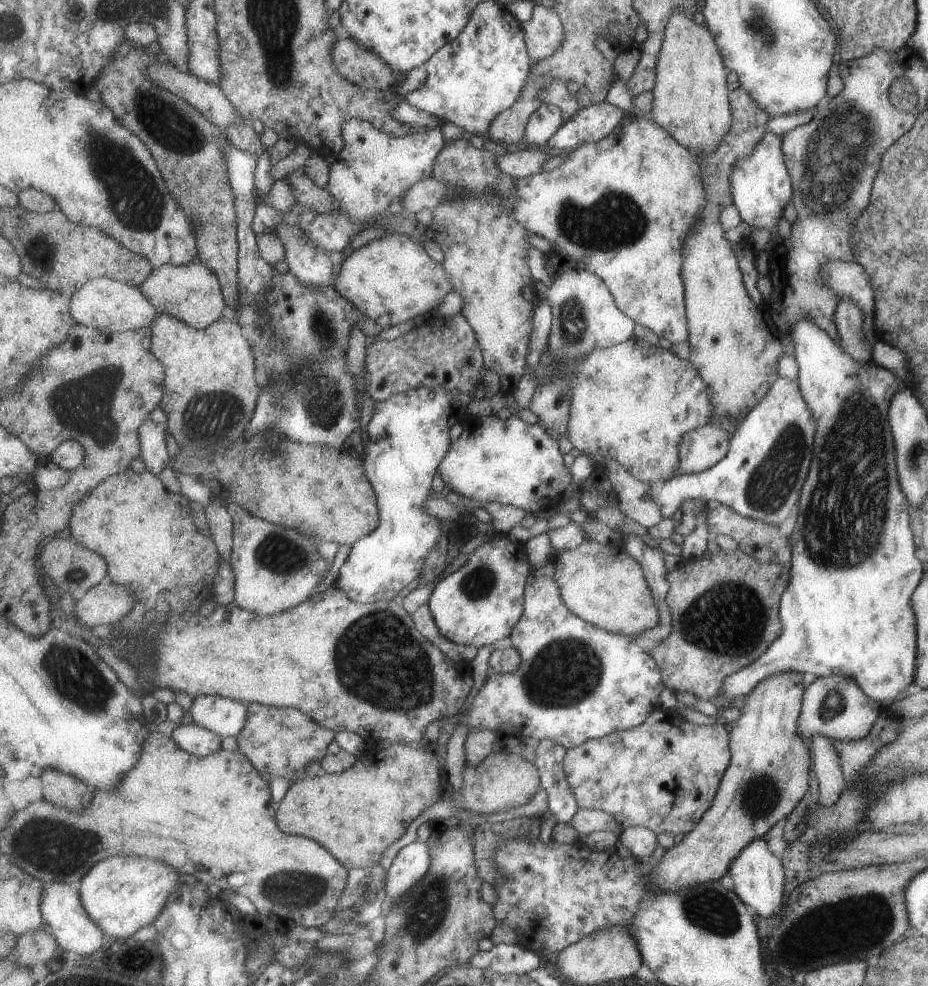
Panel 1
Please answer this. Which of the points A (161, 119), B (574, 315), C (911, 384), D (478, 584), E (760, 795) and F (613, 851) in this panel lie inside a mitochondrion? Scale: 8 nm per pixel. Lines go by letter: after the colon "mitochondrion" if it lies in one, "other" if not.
A: mitochondrion
B: mitochondrion
C: other
D: mitochondrion
E: mitochondrion
F: other

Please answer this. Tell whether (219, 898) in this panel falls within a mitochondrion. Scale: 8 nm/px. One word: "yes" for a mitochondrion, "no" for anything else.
no

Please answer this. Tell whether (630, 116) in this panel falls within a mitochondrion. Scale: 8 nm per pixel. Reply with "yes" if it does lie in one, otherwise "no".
no

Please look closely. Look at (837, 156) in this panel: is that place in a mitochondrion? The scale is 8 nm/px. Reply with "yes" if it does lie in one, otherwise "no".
yes

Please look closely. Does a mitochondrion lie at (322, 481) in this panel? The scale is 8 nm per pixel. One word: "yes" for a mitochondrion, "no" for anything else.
no

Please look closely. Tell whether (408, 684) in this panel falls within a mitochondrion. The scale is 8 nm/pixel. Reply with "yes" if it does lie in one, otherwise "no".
yes

